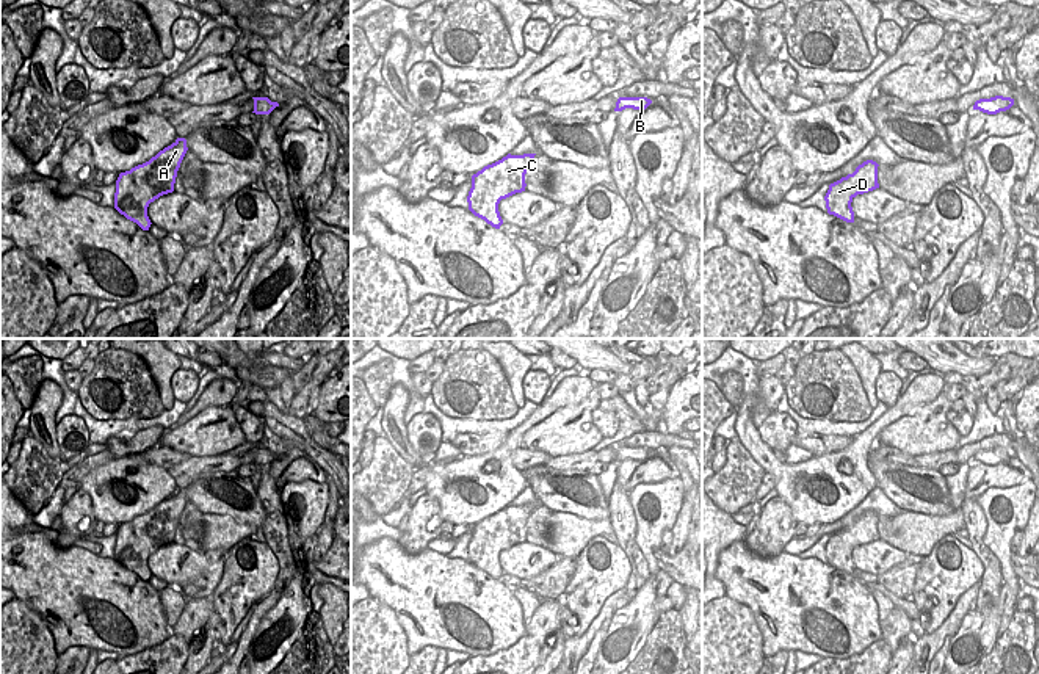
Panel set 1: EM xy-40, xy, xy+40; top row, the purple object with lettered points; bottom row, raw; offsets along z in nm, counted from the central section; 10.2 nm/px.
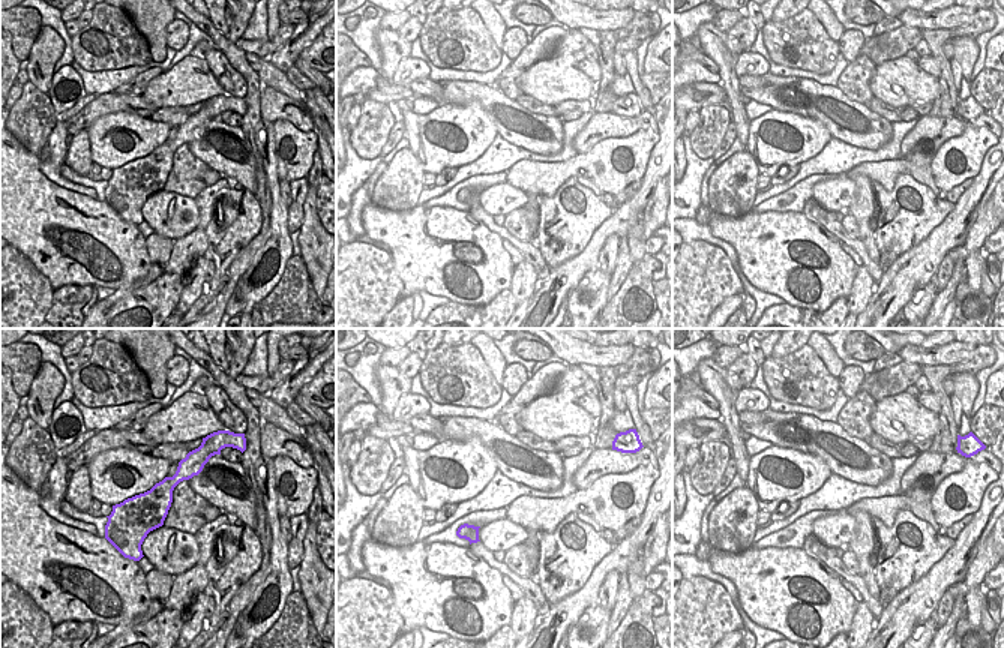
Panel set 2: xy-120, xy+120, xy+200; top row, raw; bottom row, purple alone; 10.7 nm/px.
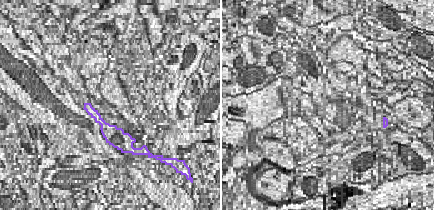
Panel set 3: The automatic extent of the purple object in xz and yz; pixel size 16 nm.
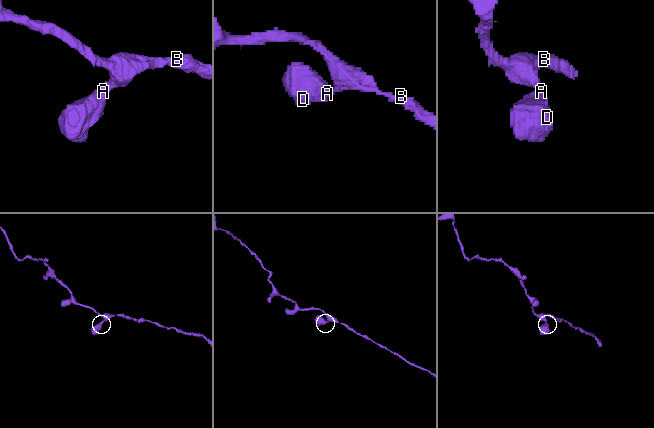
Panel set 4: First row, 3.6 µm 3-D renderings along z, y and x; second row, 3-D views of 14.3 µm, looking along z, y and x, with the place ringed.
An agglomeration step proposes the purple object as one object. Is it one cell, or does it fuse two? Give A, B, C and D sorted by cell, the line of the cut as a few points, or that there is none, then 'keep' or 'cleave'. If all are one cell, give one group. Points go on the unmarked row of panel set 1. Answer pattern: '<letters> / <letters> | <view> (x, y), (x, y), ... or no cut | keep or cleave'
A B C D | no cut | keep

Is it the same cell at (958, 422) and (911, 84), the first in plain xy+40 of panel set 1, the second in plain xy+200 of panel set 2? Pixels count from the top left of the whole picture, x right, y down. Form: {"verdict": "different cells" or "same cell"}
{"verdict": "different cells"}

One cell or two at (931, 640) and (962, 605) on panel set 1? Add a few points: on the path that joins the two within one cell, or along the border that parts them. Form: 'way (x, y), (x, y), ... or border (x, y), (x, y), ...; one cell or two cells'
way (941, 634), (956, 615); one cell

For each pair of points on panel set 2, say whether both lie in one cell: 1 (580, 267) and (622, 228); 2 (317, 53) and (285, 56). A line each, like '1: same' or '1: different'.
1: same
2: different

